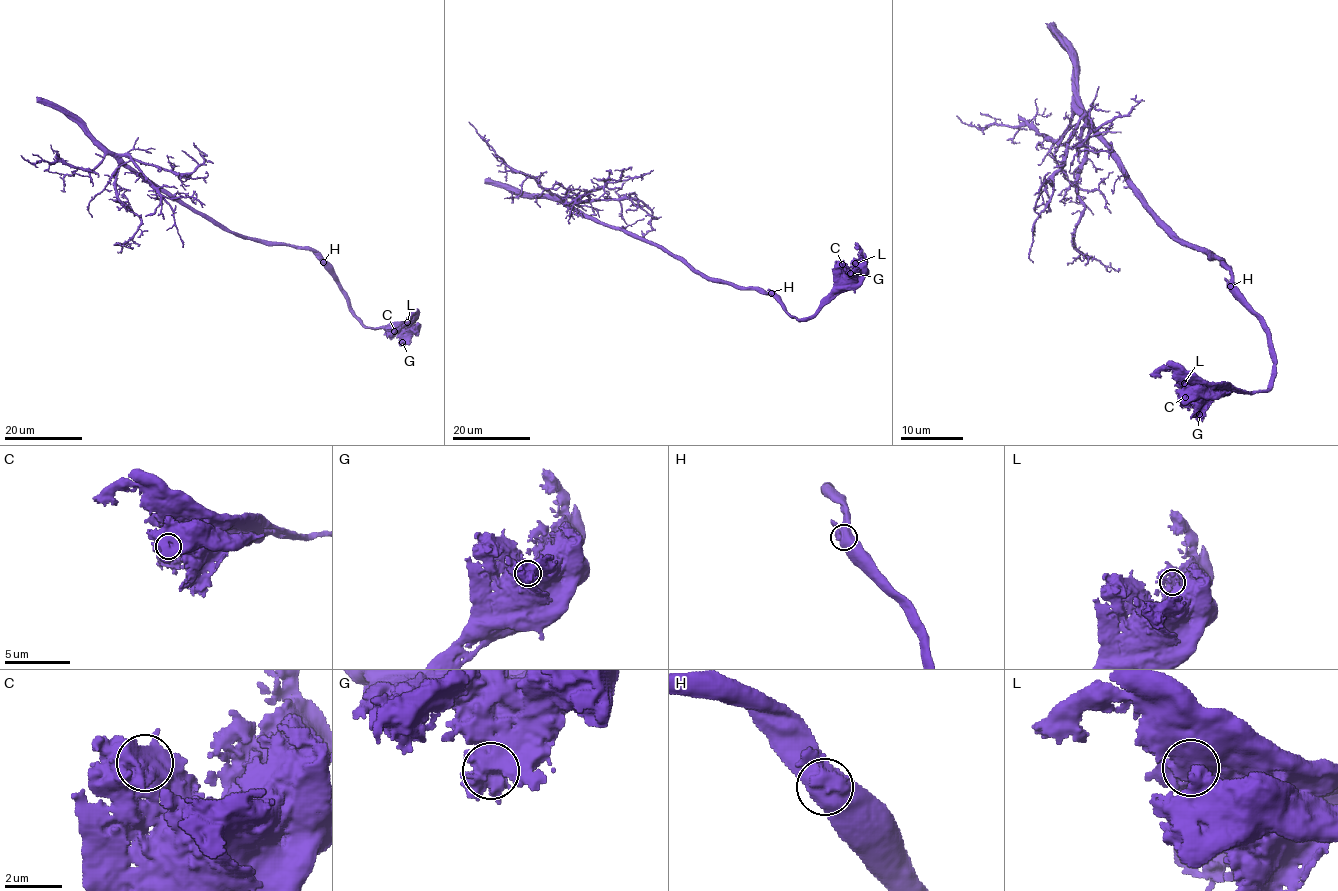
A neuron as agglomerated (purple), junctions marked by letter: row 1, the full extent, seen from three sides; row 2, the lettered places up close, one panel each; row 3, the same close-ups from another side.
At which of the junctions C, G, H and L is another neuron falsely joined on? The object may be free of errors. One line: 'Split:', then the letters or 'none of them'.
Split: none of them

